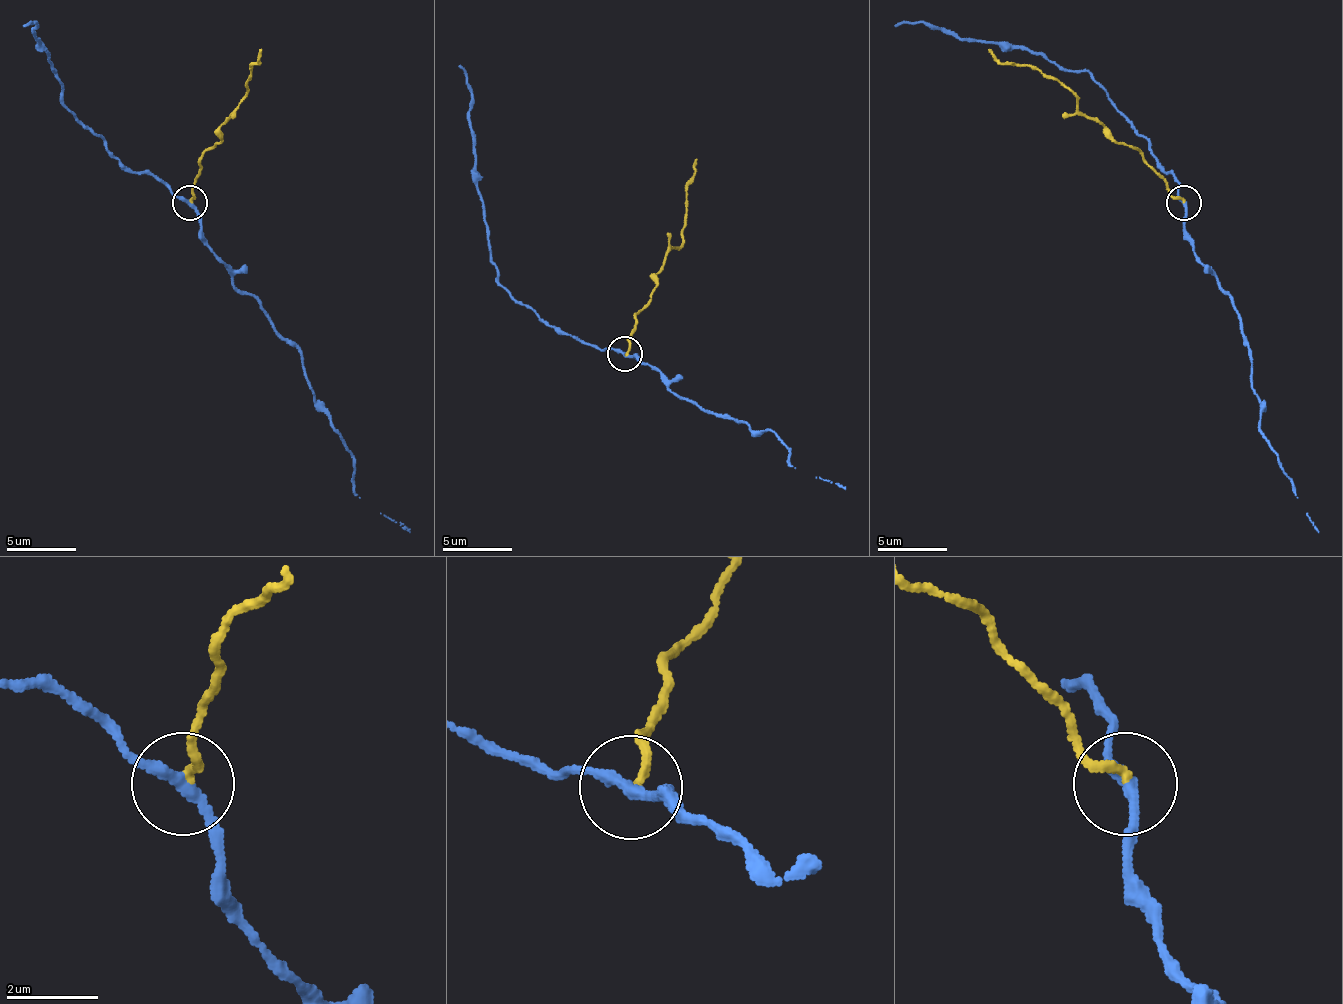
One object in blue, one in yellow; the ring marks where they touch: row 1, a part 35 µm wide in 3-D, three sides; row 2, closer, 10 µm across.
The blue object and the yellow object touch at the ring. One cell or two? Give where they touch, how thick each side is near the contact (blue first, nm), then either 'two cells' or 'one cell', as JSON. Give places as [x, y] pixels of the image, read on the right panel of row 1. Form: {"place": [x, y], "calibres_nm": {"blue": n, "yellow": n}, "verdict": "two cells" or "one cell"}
{"place": [1183, 203], "calibres_nm": {"blue": 260, "yellow": 180}, "verdict": "two cells"}

